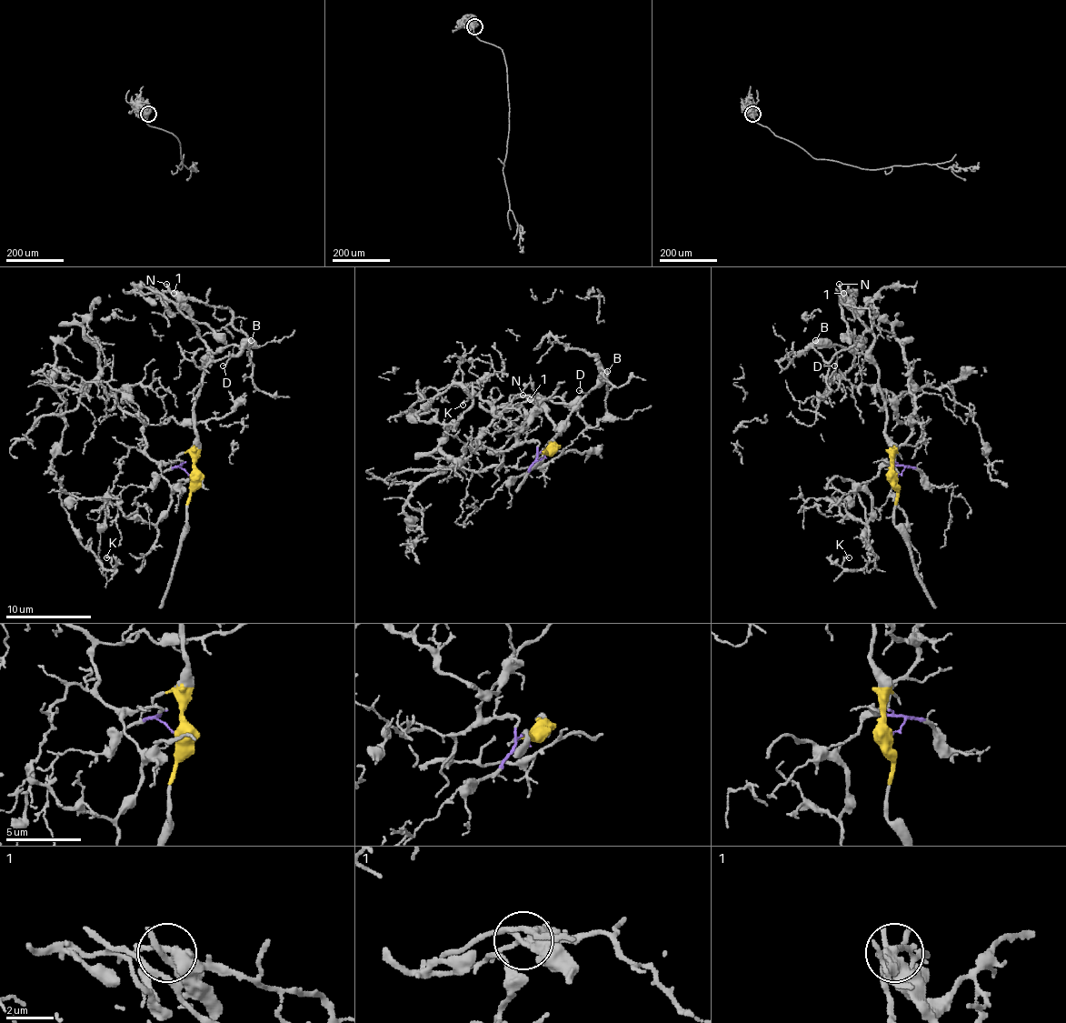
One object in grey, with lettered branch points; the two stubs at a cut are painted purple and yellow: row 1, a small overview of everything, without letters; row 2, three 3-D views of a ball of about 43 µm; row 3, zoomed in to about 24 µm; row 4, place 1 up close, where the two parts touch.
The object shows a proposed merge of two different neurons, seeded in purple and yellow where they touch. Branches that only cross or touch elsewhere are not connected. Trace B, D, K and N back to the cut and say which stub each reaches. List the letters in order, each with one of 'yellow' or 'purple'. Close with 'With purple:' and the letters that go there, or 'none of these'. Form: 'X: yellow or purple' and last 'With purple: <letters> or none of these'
B: yellow
D: yellow
K: purple
N: yellow
With purple: K

